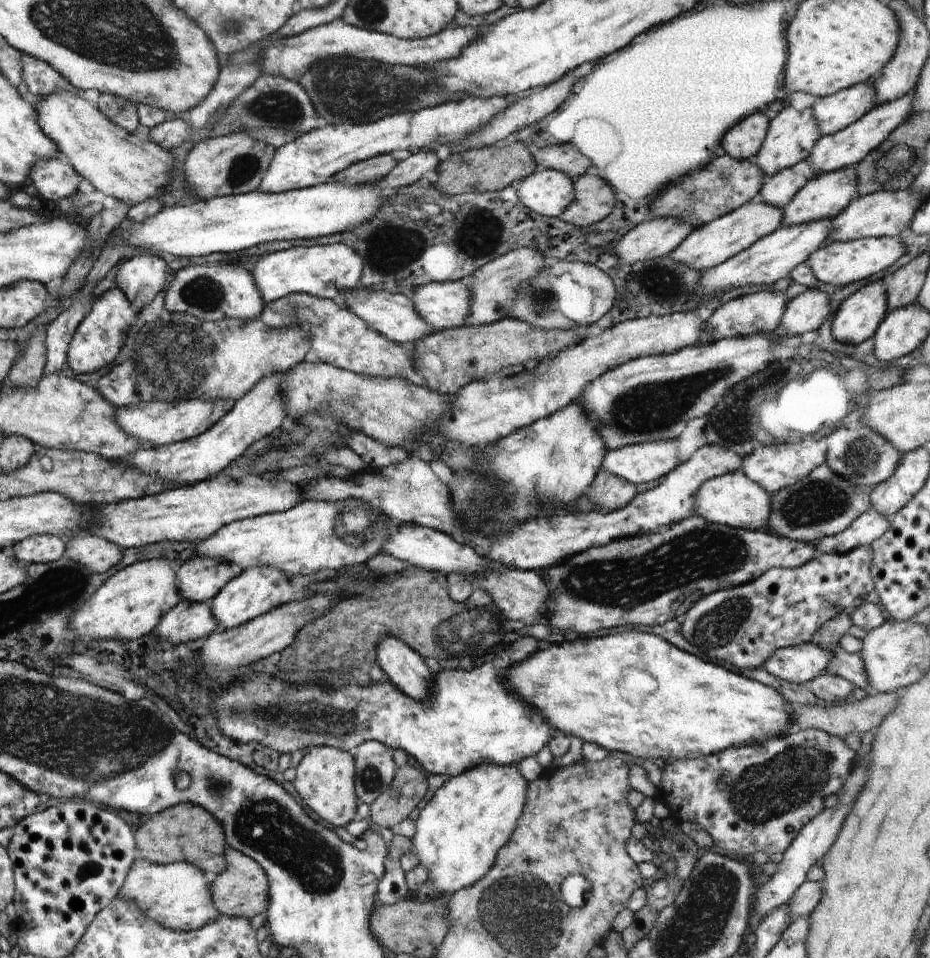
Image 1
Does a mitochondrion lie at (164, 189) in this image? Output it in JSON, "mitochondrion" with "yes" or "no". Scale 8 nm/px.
{"mitochondrion":"no"}

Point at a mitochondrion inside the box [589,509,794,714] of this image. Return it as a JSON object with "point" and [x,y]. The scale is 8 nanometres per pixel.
{"point":[717,627]}

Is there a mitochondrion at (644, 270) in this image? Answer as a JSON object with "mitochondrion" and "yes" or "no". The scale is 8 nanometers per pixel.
{"mitochondrion":"yes"}

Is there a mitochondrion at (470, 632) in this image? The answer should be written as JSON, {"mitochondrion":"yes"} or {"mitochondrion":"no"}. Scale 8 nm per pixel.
{"mitochondrion":"yes"}

